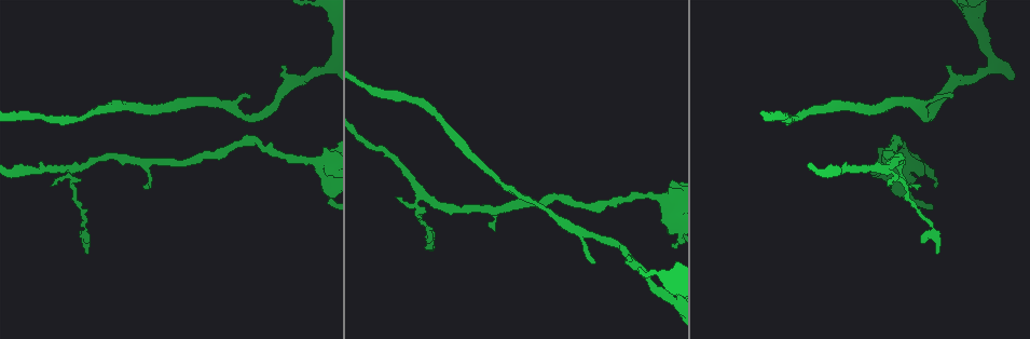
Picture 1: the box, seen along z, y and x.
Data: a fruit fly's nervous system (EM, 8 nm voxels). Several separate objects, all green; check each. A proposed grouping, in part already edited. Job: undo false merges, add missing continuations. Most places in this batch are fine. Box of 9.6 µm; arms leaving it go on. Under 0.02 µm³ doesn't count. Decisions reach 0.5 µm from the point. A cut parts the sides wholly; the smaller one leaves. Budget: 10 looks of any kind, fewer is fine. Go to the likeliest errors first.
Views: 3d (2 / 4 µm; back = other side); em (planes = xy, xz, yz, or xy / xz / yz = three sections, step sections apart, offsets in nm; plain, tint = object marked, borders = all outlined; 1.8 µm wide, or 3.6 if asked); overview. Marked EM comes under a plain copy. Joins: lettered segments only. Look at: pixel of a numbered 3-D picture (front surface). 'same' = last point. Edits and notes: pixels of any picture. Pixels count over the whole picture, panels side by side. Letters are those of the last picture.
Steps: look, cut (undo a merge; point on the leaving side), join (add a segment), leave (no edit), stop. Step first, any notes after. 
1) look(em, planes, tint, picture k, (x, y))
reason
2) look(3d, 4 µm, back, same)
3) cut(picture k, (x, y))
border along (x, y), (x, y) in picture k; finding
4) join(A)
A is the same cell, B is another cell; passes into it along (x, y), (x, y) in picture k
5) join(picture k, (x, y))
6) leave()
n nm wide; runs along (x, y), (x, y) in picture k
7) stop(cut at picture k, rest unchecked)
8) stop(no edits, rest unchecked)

look(3d, 4 µm, picture 1, (949, 67))
branch stops here

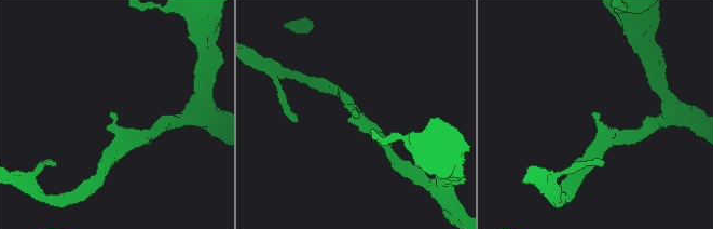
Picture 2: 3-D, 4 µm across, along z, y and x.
look(em, planes, borders, picture 2, (354, 109))

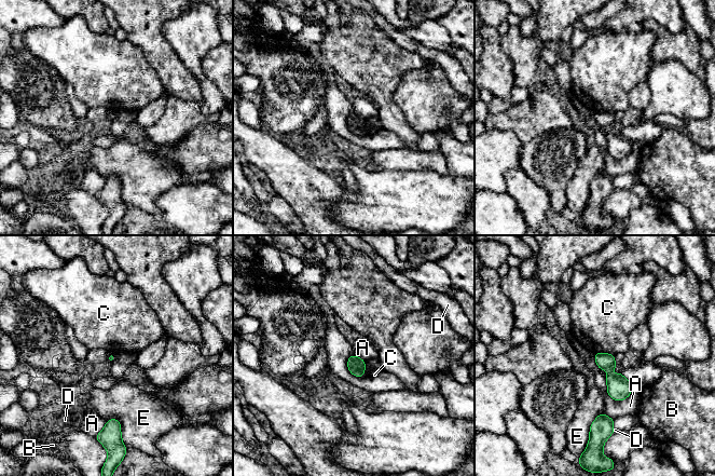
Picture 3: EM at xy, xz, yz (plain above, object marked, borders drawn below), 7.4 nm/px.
leave()
A, B, C, D and E are other cells; border along (604, 376), (614, 399), (631, 394) in picture 3; none of them fits

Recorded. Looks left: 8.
look(3d, 2 µm, picture 1, (146, 186))
tapers out

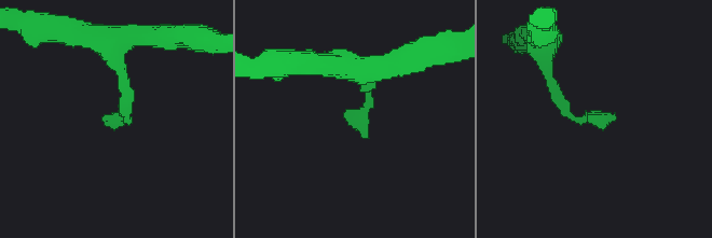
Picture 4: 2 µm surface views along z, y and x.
look(em, planes, borders, picture 4, (126, 119))

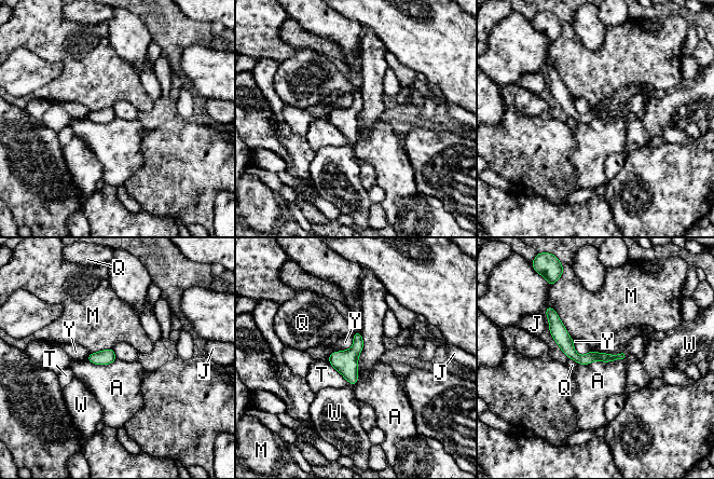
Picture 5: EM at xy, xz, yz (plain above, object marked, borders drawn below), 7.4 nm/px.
leave()
A, J, M, Q, T, W and Y are other cells; runs along (550, 315), (576, 357), (620, 356) in picture 5; none of them fits

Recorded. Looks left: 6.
look(em, xy, step 16, tint, picture 1, (935, 188))
branch stops here

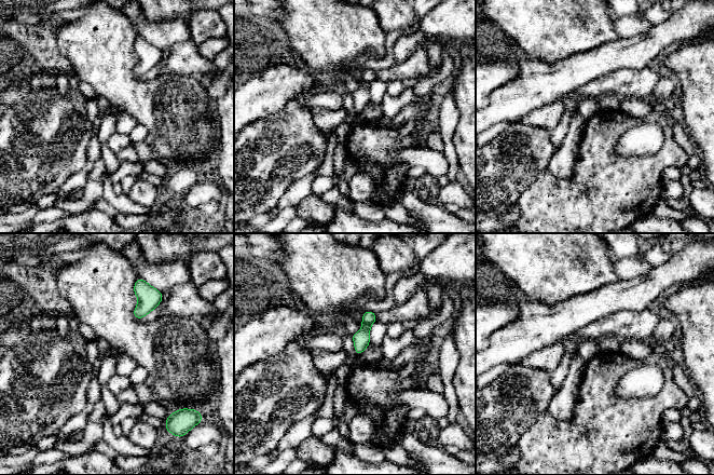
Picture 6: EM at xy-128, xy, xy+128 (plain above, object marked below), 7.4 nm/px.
look(em, planes, borders, same)

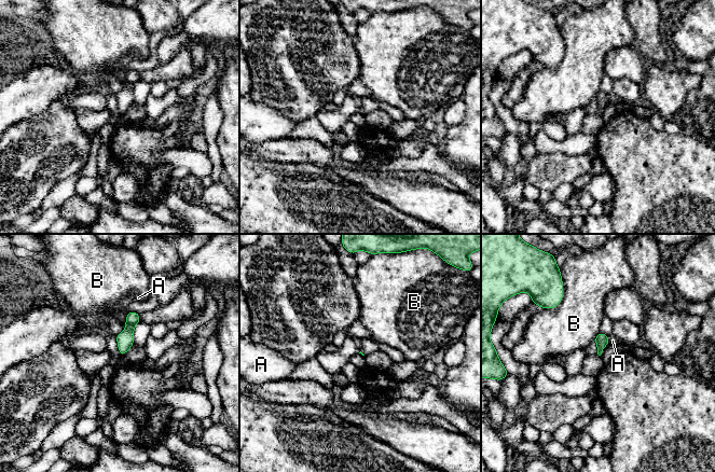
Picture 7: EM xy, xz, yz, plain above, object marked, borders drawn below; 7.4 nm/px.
leave()
A and B are other cells; no lettered segment goes on from it

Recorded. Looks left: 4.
look(em, xz, step 16, borders, picture 1, (435, 246))
branch stops here

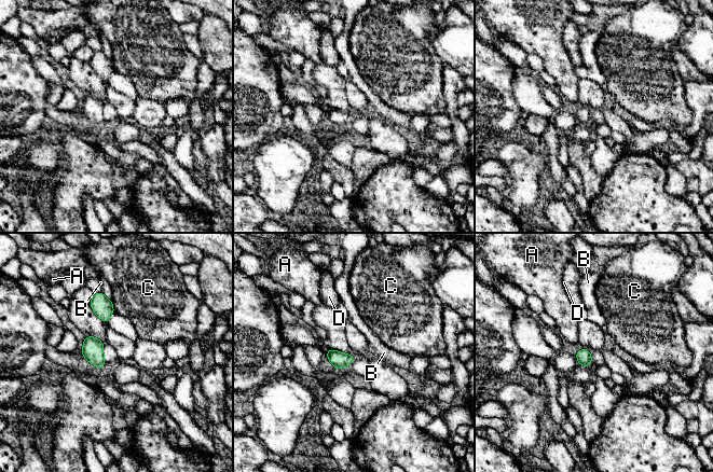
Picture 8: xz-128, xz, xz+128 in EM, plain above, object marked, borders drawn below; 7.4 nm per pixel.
look(em, planes, borders, same)

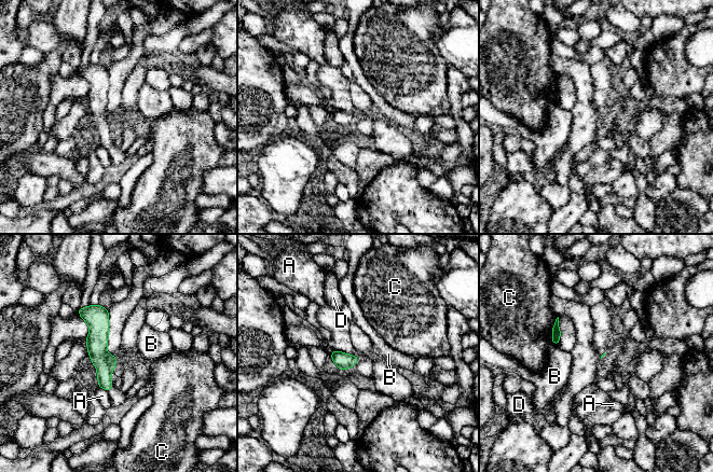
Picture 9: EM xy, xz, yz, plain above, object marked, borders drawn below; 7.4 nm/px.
leave()
A, B, C and D are other cells; runs along (81, 310), (97, 327), (108, 387) in picture 9; none of them fits

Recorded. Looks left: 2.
stop(no edits, rest unchecked)

